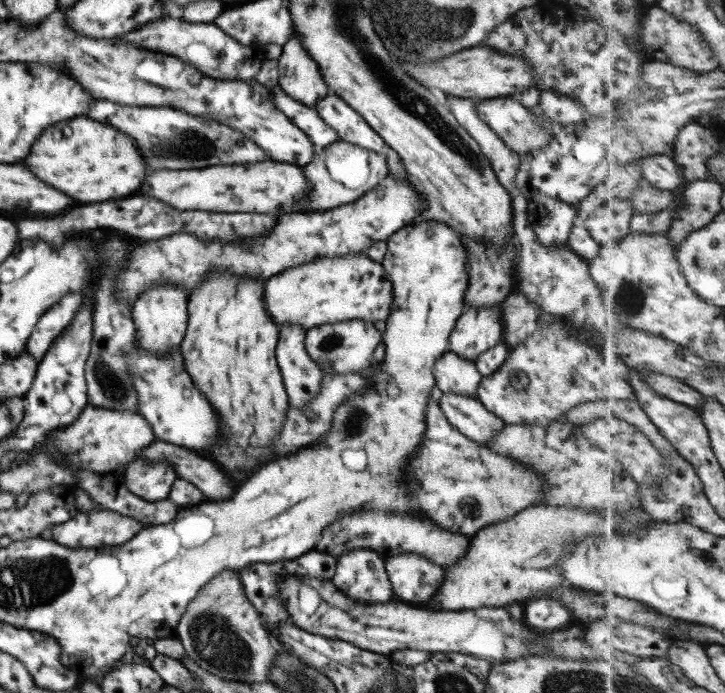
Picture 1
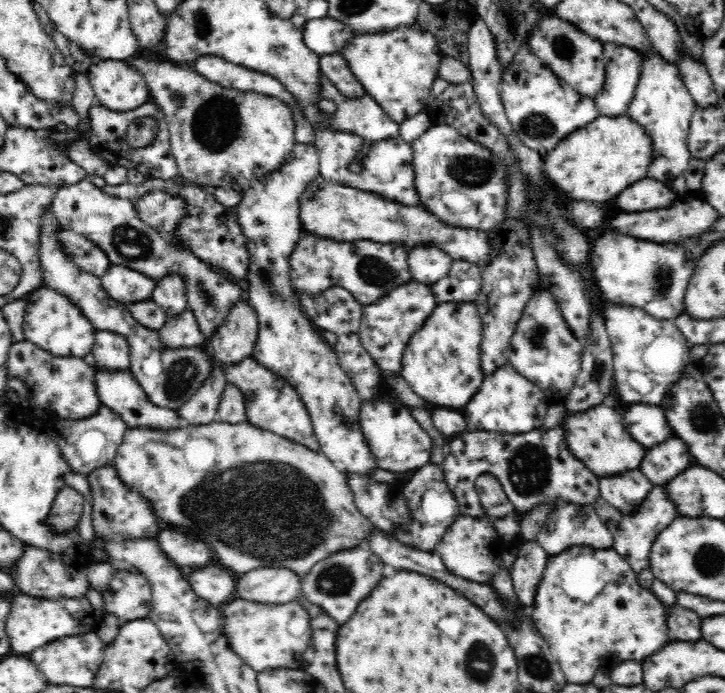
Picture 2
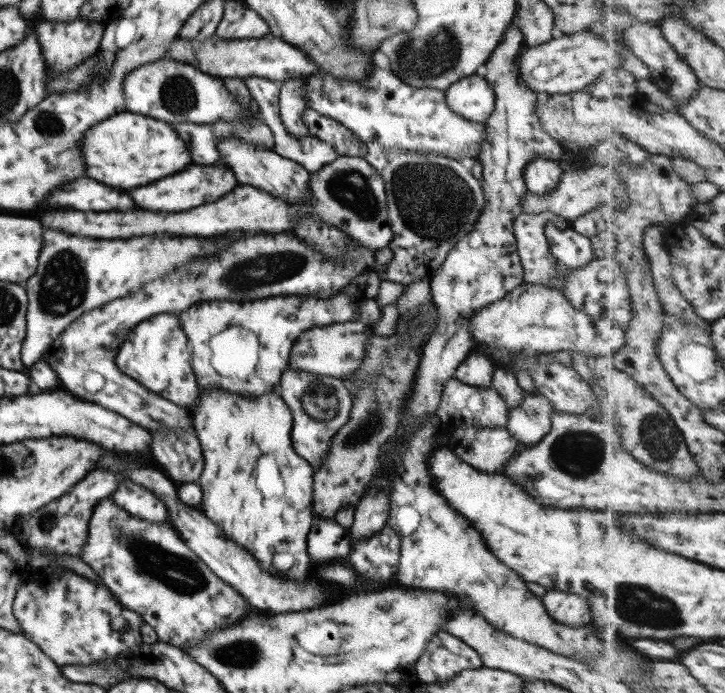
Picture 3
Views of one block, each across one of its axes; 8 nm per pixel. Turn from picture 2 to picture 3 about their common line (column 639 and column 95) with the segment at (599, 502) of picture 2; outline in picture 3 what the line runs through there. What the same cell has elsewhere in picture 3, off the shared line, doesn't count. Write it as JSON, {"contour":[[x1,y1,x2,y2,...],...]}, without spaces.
{"contour":[[102,498,94,506,94,512,89,519,88,539,80,554,81,559,96,572,101,582,126,609,140,614,154,628,159,640,182,650,185,647,193,648,196,642,202,642,204,638,220,633,220,630,238,625,254,612,251,605,247,605,245,599,230,584,218,578,198,558,180,537,172,522,143,521,116,505,112,498]]}

